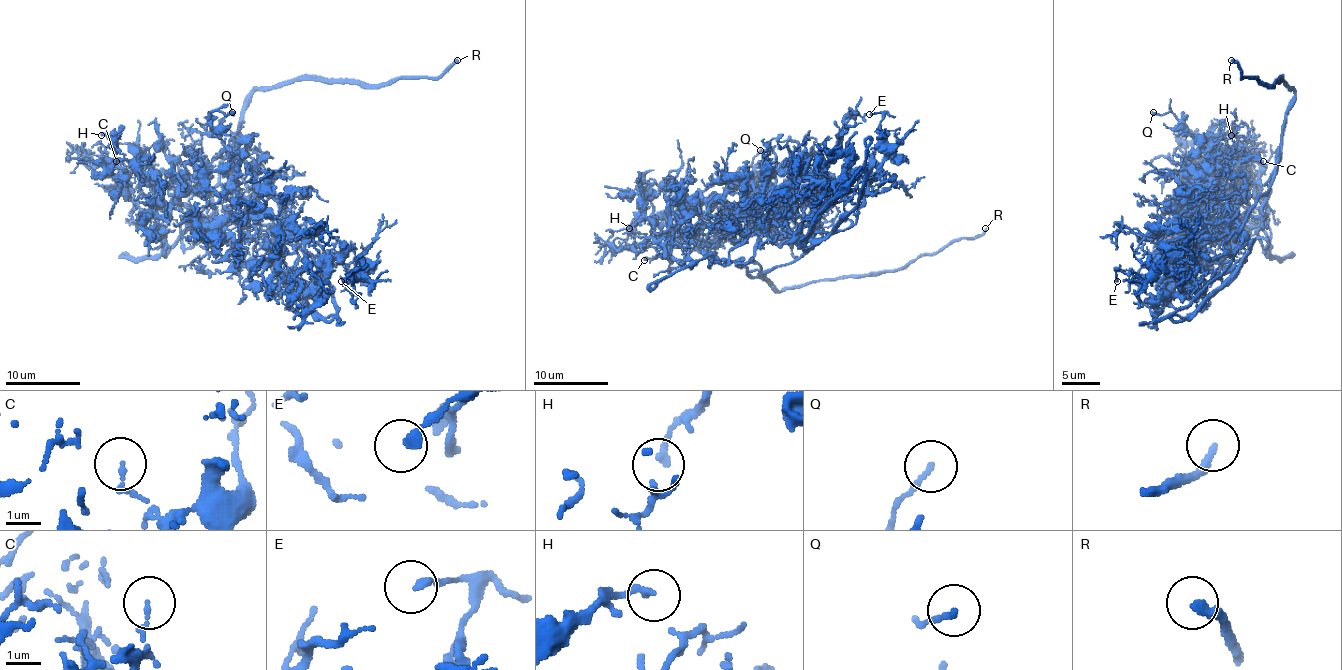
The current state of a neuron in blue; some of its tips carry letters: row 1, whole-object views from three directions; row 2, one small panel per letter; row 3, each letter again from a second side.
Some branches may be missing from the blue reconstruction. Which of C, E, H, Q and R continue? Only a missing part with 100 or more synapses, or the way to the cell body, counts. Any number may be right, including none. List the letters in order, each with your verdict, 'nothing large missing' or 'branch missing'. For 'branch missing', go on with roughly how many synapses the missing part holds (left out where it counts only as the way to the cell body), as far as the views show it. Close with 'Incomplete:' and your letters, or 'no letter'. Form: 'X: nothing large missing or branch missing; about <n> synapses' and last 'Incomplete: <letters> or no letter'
C: nothing large missing
E: nothing large missing
H: nothing large missing
Q: nothing large missing
R: branch missing
Incomplete: R

